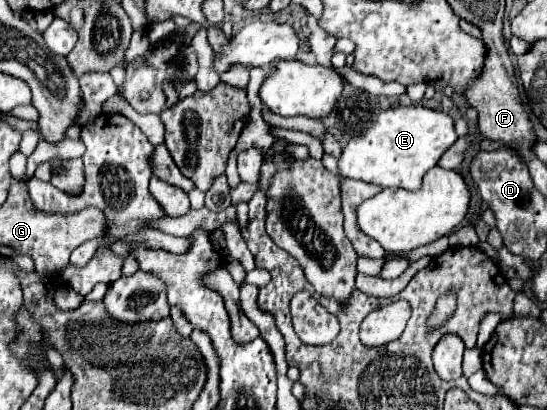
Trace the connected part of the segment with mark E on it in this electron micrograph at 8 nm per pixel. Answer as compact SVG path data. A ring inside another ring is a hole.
M423 105L385 109L379 113L379 119L371 129L349 141L339 159L339 169L347 179L361 179L381 187L419 191L423 175L437 165L441 155L455 141L455 123L445 111L429 109Z

